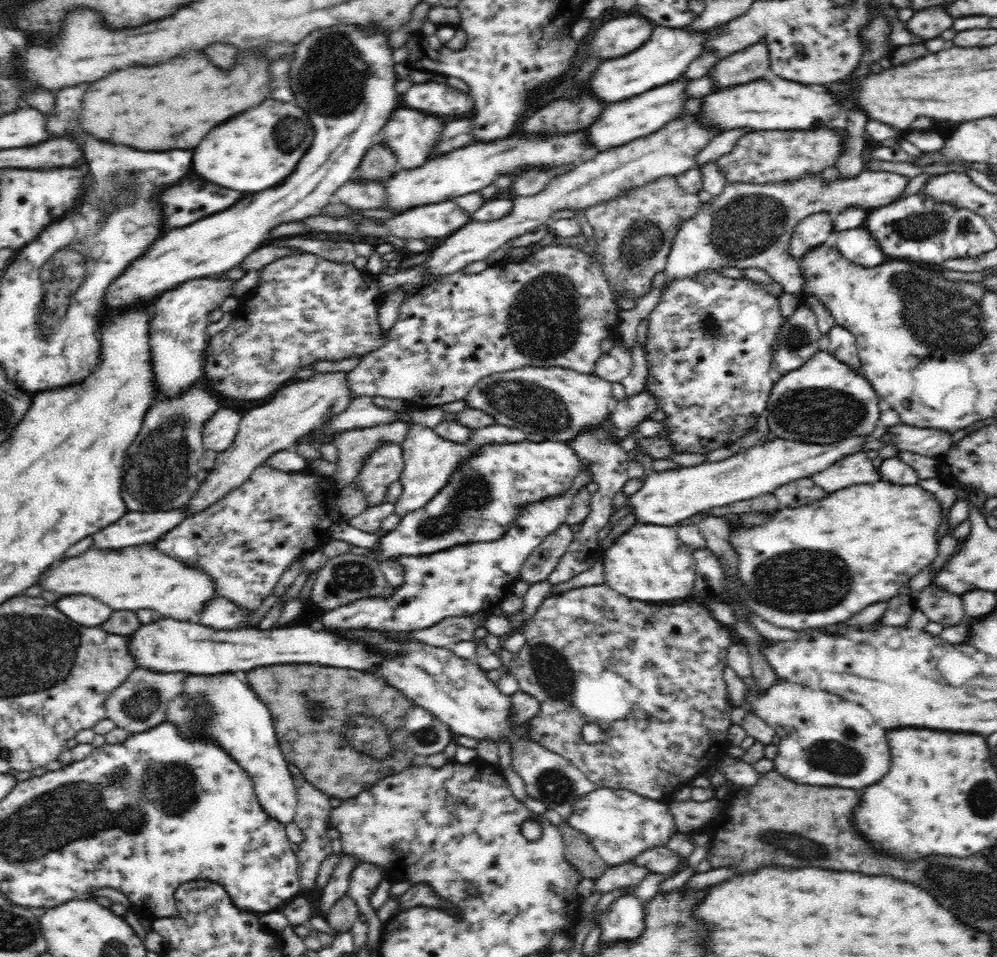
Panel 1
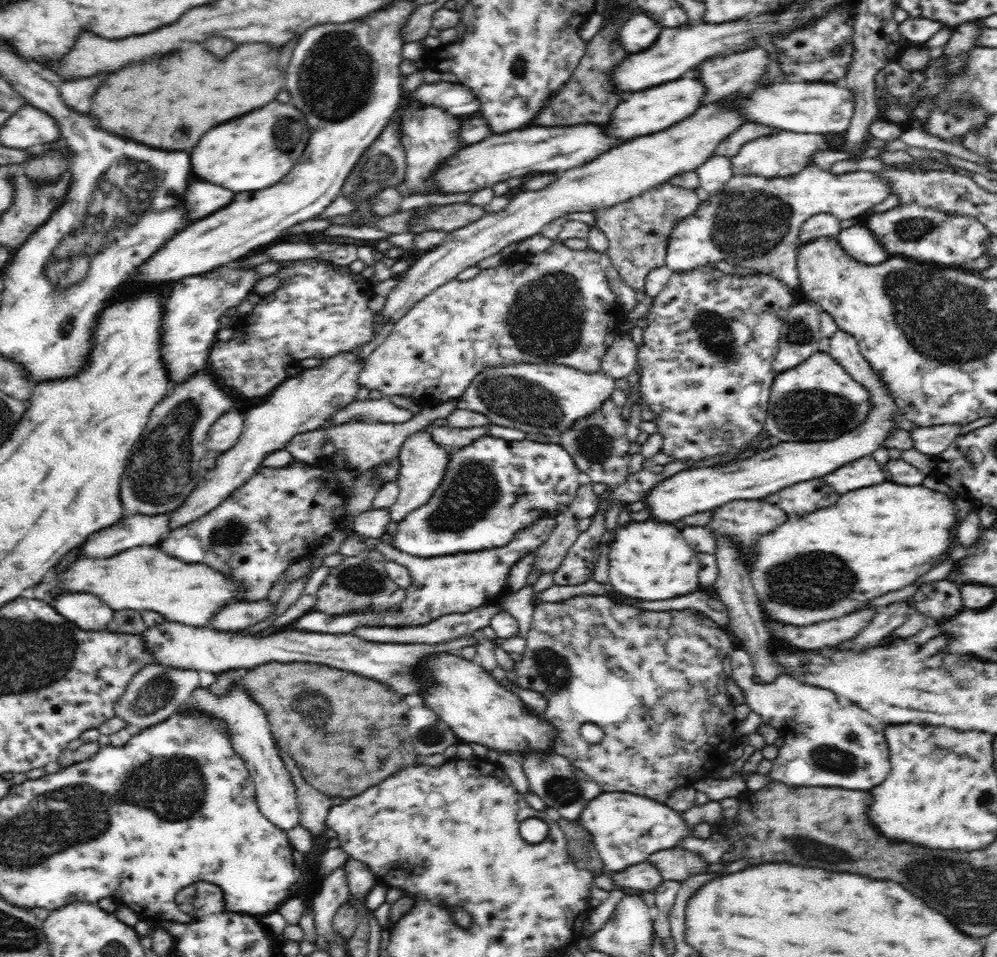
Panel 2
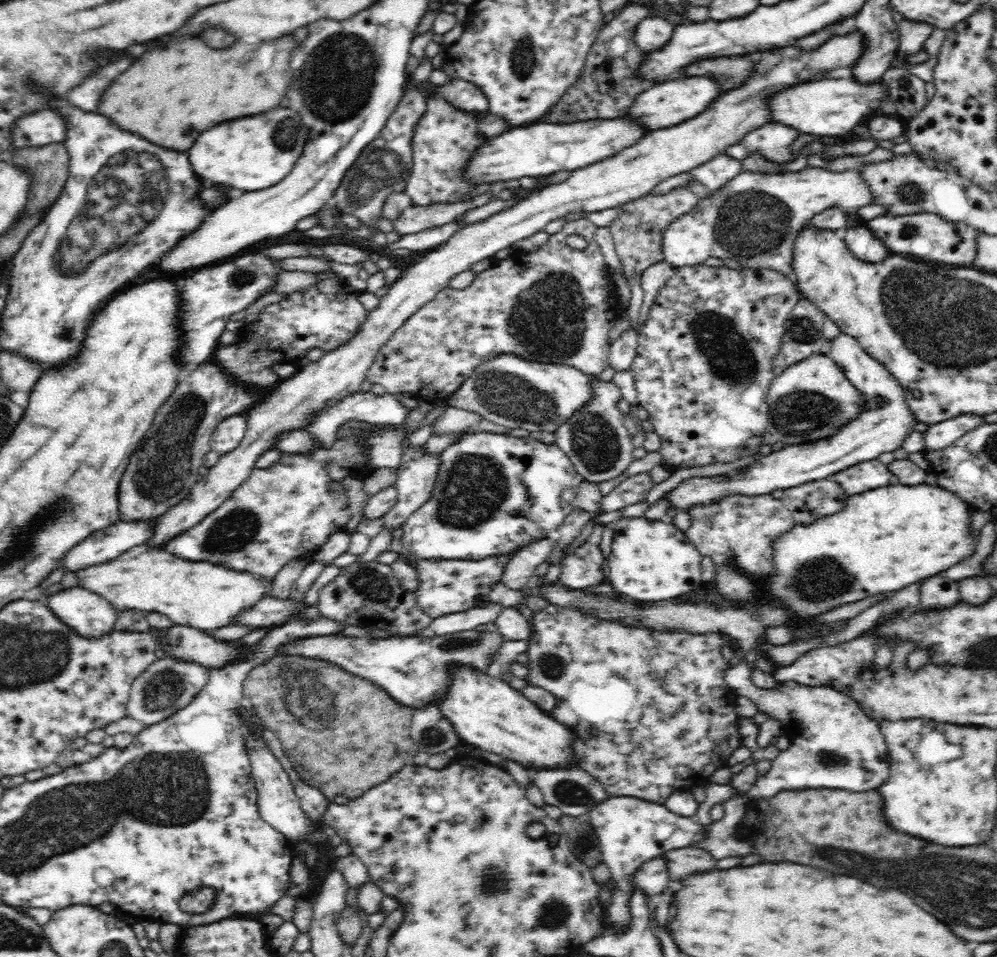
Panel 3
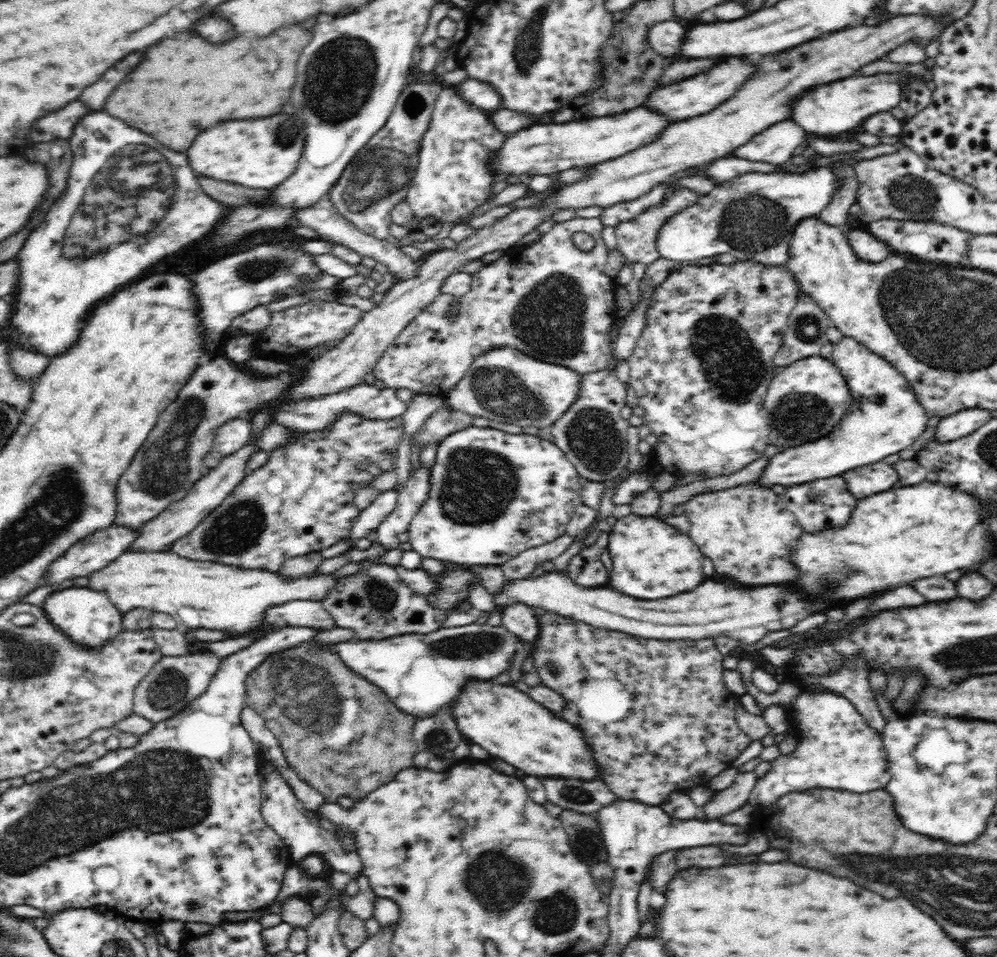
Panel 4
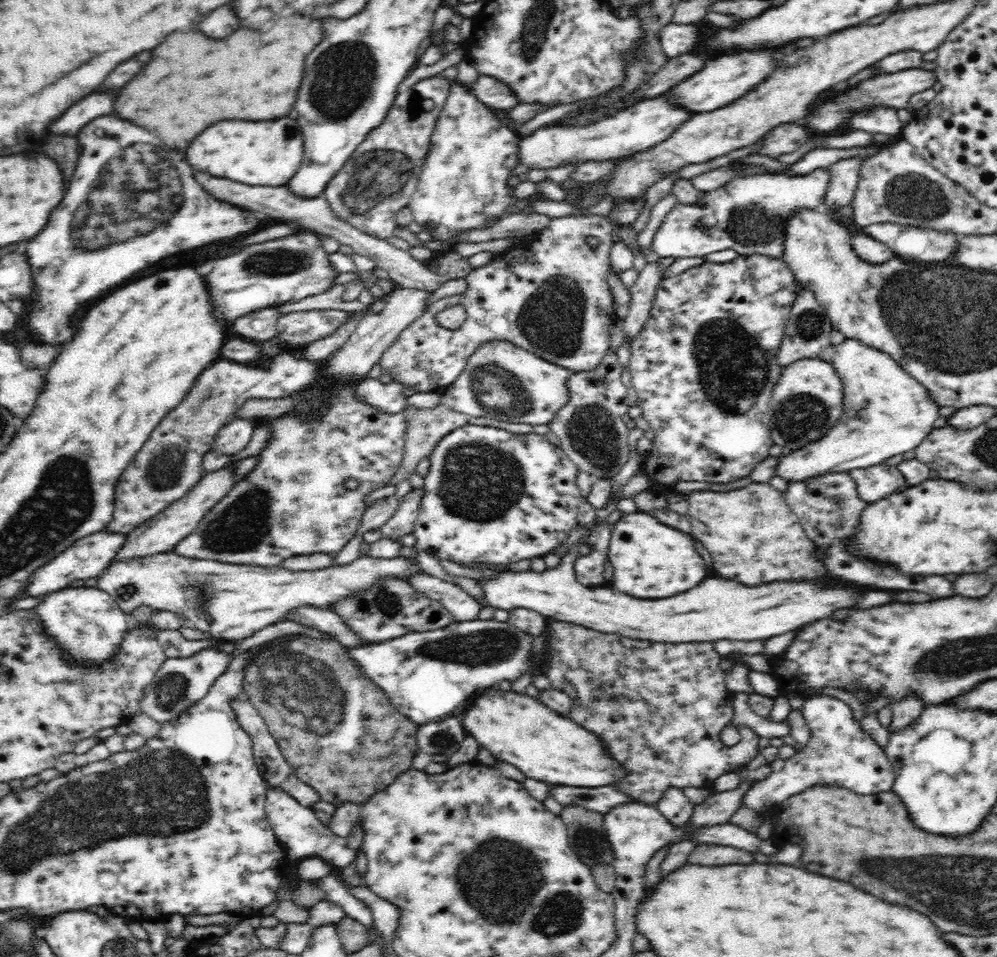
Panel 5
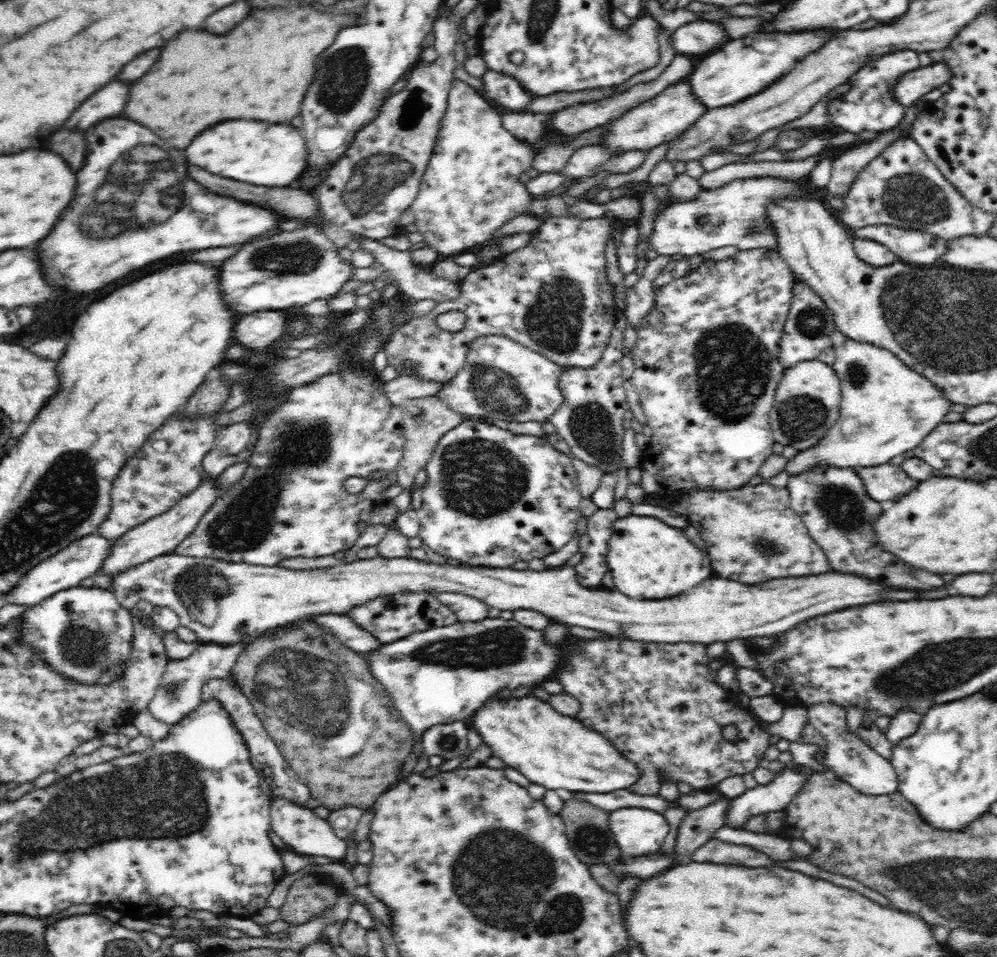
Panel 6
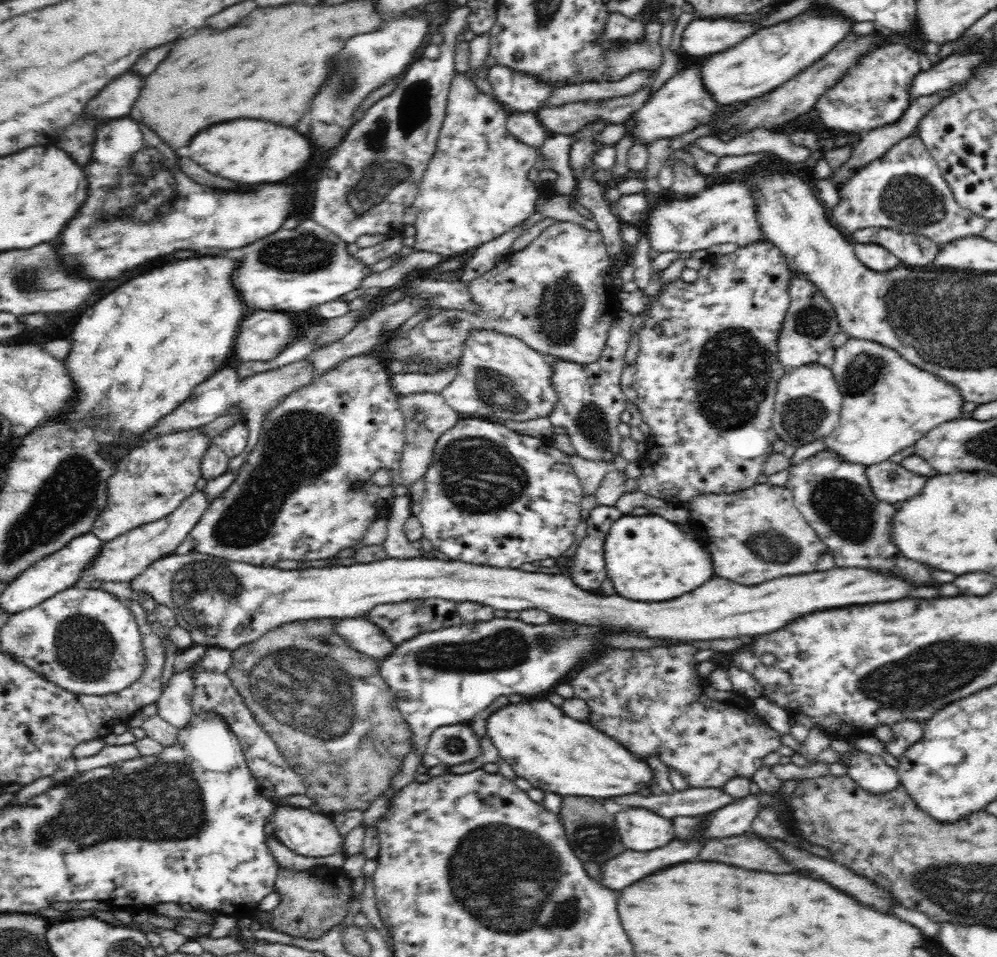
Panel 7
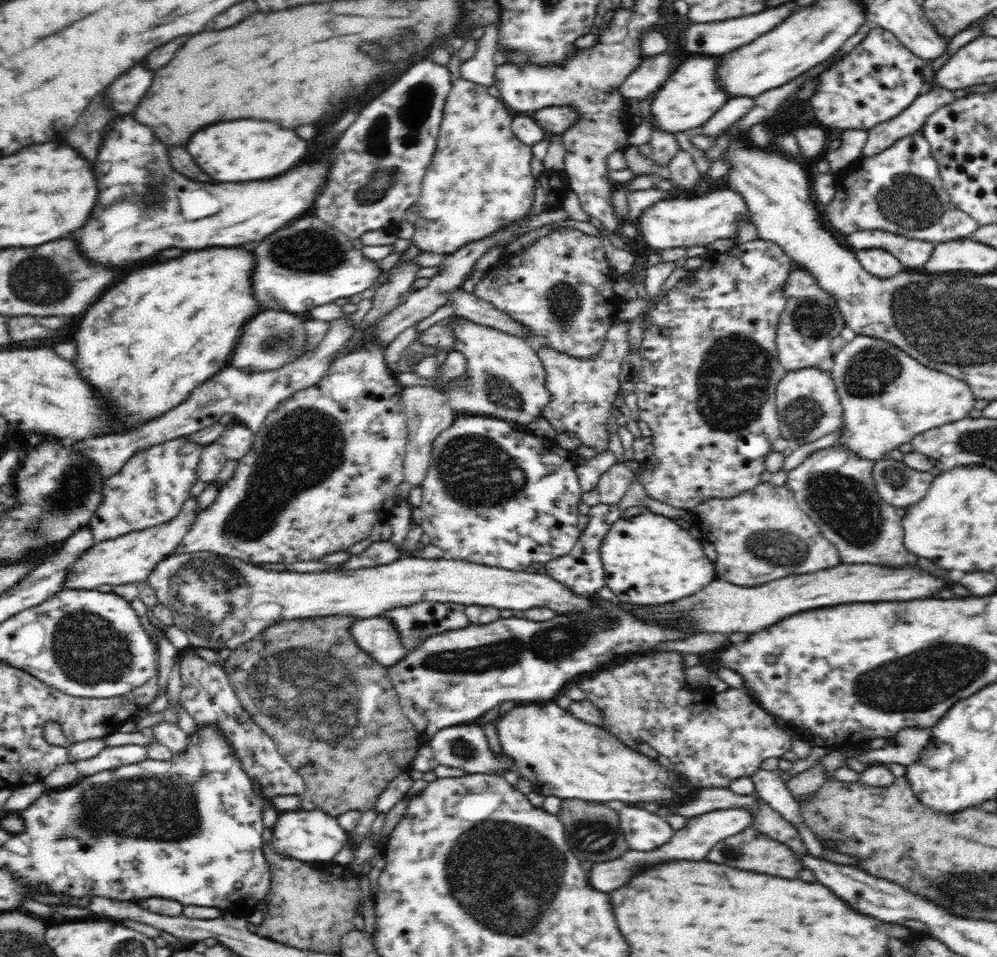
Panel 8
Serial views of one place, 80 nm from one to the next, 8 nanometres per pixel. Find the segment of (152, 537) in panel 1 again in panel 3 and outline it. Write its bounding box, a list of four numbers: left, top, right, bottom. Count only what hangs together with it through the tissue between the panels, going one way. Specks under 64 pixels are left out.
[62,521,152,572]

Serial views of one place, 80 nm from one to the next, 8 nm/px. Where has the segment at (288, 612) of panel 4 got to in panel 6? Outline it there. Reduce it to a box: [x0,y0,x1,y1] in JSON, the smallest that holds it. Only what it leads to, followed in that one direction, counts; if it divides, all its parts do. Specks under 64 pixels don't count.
[310,614,386,654]

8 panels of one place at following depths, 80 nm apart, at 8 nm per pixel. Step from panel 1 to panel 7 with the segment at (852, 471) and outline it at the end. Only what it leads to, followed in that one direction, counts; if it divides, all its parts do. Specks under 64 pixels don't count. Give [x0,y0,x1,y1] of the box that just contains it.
[866,460,928,505]

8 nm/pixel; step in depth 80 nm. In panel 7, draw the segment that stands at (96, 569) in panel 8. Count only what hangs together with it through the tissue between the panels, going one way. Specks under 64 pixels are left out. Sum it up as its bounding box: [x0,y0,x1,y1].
[76,489,208,586]

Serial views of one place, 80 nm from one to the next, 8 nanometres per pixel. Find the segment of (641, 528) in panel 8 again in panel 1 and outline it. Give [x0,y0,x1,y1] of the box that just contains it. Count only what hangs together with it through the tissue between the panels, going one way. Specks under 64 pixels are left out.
[606,523,694,602]

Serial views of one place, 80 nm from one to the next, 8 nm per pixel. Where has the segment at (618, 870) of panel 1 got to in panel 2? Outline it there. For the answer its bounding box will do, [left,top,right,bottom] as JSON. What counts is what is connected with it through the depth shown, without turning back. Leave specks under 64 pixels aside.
[611,860,664,892]

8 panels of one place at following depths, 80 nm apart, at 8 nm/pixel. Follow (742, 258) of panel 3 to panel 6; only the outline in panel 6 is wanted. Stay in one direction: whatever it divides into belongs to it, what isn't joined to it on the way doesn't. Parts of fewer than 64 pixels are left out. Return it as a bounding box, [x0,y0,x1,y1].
[649,160,832,256]

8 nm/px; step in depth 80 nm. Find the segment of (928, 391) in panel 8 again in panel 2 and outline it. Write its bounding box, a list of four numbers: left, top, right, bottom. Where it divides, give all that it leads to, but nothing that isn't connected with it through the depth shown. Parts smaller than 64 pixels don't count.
[642,330,901,524]

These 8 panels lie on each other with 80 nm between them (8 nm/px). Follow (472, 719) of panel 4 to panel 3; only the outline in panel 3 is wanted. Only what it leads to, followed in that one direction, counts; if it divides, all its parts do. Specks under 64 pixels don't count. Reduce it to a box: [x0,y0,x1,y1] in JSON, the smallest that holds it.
[439,668,574,773]

